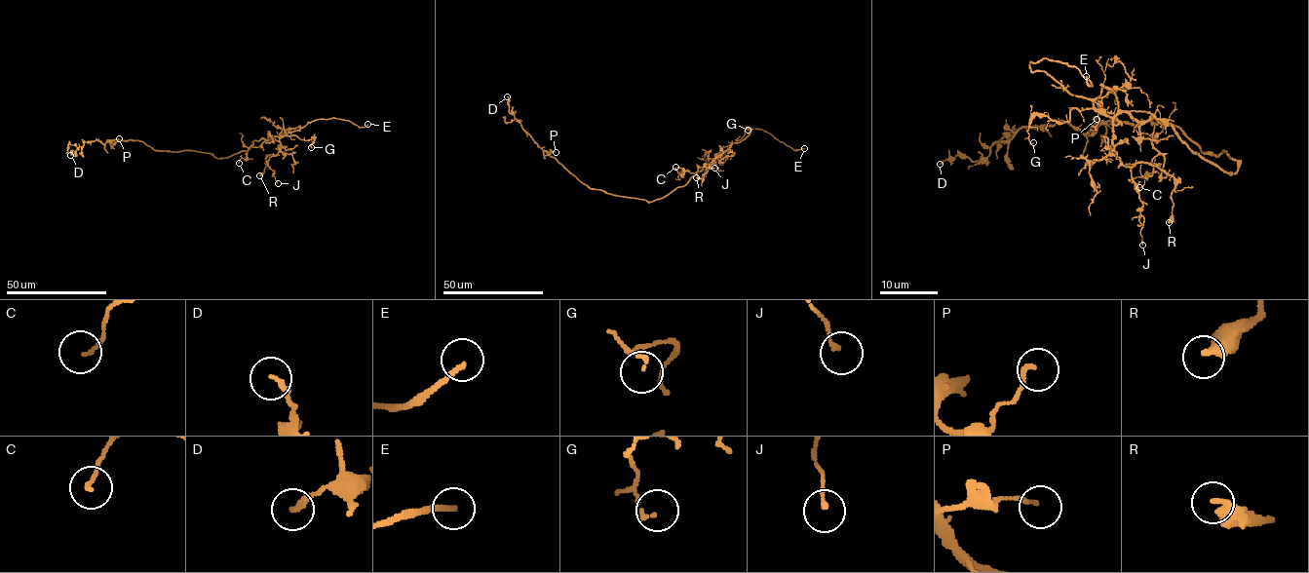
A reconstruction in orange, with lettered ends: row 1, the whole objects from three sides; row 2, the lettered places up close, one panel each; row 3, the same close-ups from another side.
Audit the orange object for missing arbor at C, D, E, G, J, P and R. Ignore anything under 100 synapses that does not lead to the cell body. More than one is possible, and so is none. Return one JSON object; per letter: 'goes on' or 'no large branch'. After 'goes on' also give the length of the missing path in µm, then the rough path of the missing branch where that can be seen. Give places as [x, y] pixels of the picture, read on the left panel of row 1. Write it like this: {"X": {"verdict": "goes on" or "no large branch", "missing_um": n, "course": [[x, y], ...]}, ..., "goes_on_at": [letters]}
{"C": {"verdict": "no large branch"}, "D": {"verdict": "no large branch"}, "E": {"verdict": "goes on", "missing_um": 6}, "G": {"verdict": "no large branch"}, "J": {"verdict": "no large branch"}, "P": {"verdict": "no large branch"}, "R": {"verdict": "no large branch"}, "goes_on_at": ["E"]}

